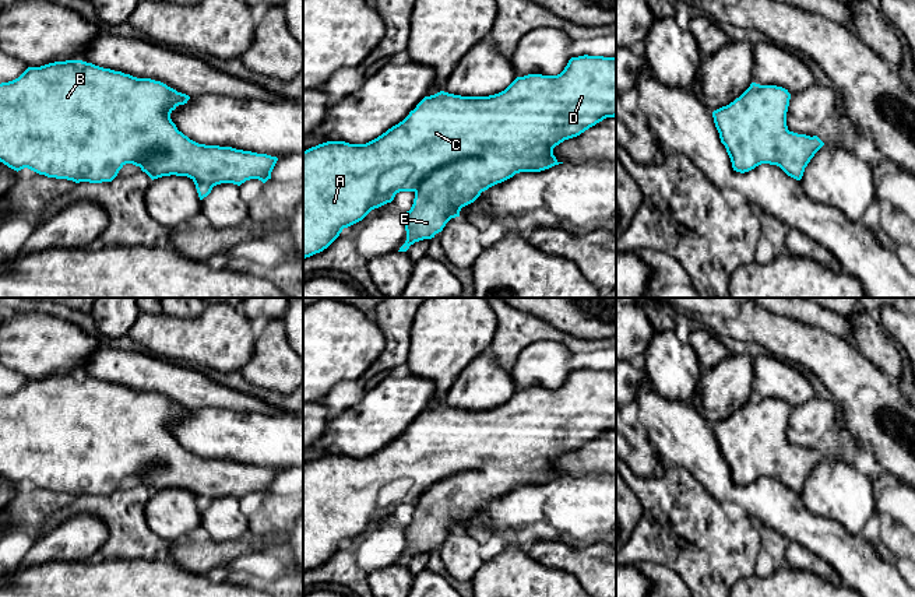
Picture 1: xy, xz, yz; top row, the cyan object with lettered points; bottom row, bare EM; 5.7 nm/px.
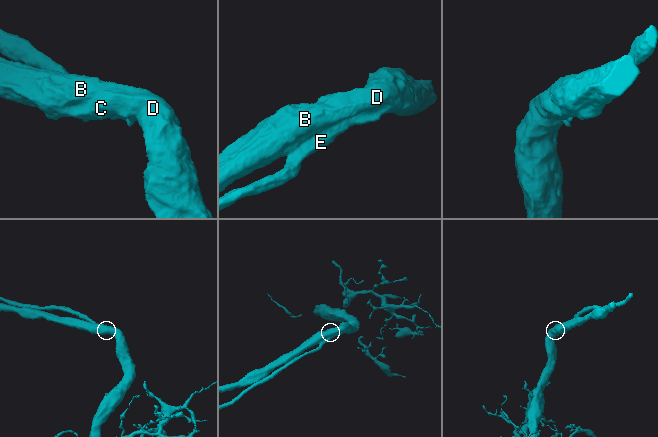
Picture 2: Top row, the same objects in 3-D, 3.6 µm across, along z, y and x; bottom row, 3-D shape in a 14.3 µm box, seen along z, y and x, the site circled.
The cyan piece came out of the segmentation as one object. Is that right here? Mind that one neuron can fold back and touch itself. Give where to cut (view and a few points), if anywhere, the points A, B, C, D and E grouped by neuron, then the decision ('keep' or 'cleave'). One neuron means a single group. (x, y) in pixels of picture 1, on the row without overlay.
no cut; A B C D E; keep

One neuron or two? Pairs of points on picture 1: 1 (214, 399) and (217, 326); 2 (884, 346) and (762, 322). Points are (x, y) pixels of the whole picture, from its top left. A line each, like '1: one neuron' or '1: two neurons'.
1: two neurons
2: one neuron

